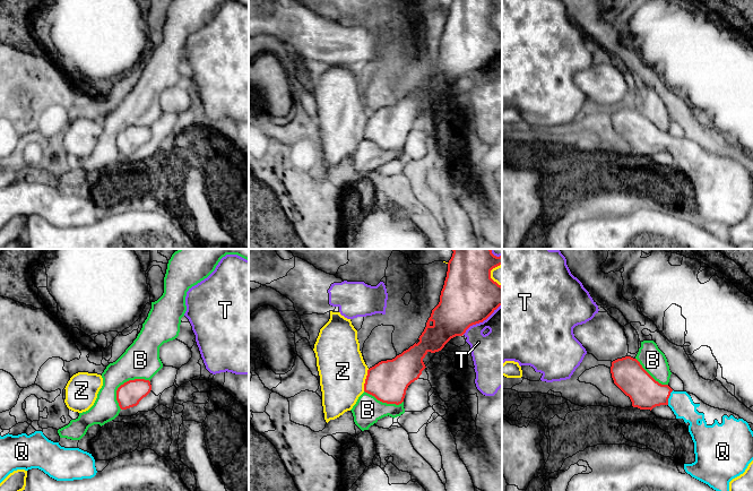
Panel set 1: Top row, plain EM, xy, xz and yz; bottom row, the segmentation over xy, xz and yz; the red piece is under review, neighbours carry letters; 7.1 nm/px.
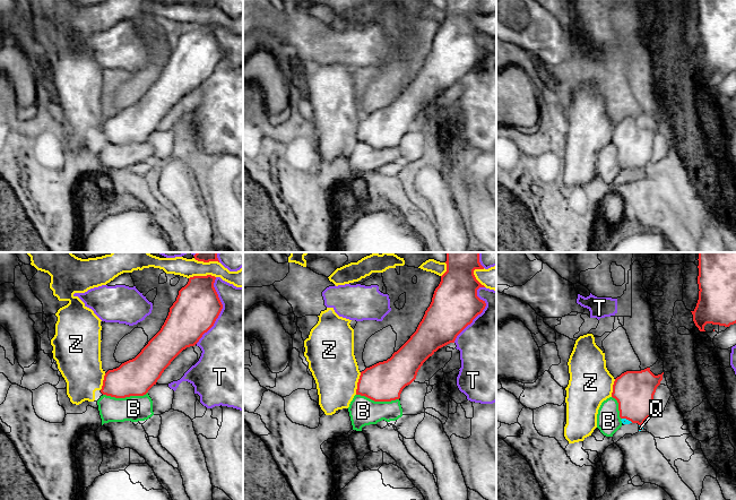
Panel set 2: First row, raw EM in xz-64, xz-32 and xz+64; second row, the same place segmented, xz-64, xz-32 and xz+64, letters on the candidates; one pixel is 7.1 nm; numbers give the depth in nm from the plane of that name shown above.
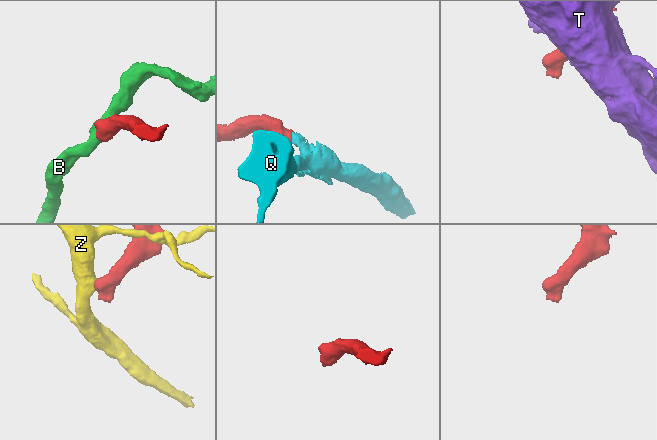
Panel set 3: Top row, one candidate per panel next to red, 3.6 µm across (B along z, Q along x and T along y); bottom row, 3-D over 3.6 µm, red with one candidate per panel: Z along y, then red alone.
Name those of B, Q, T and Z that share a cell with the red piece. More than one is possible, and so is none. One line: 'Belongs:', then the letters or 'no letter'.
Belongs: Q

